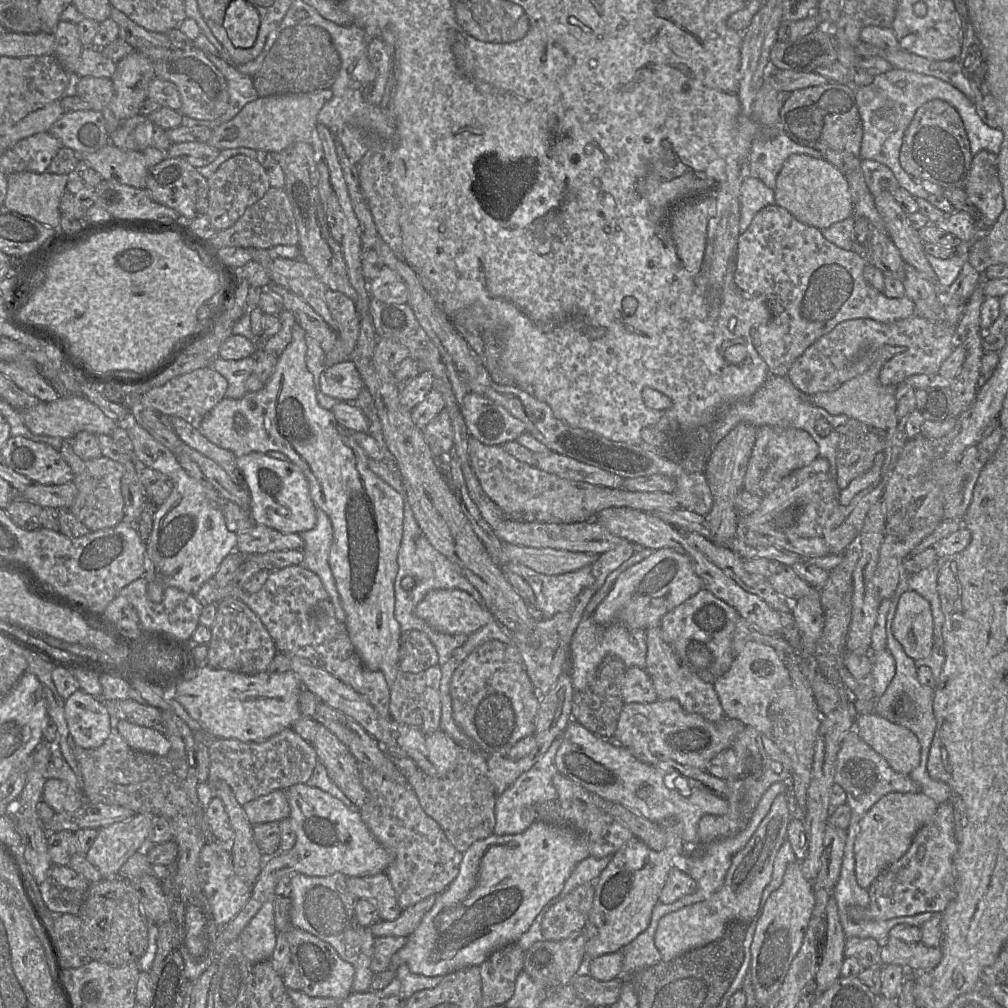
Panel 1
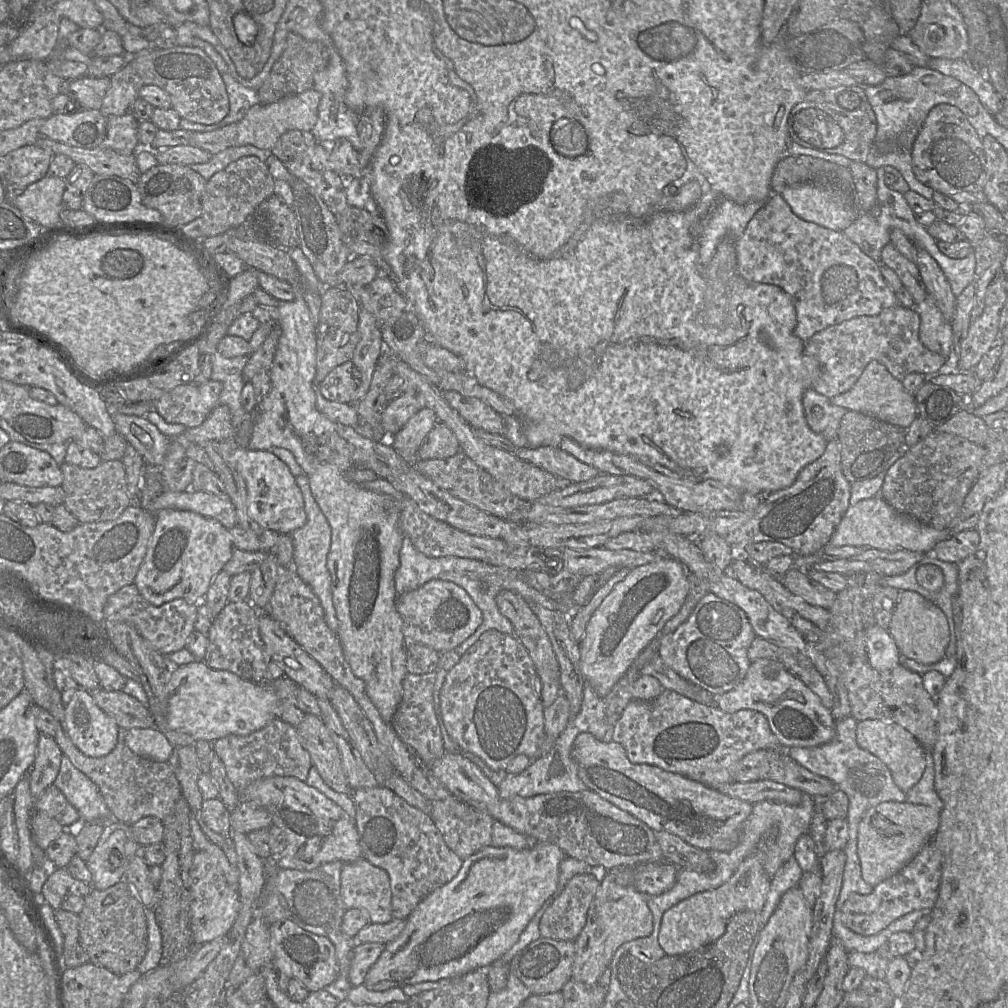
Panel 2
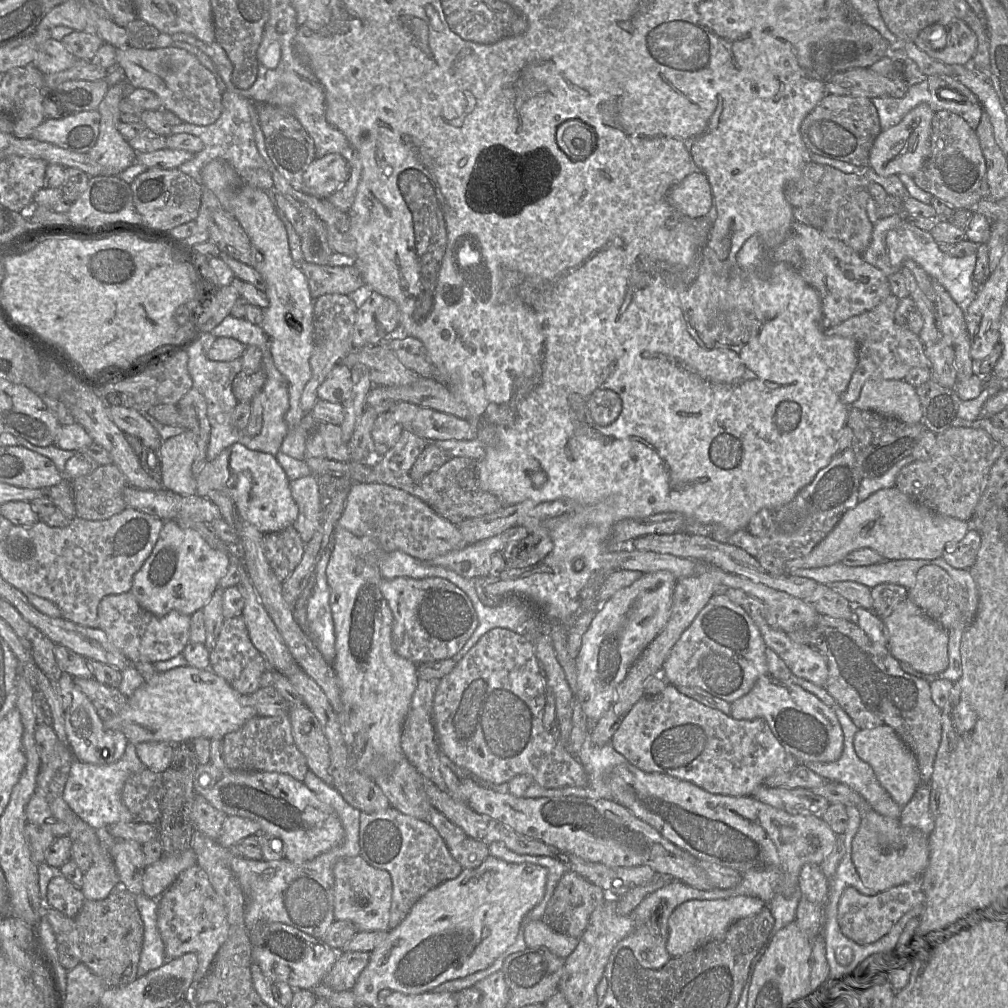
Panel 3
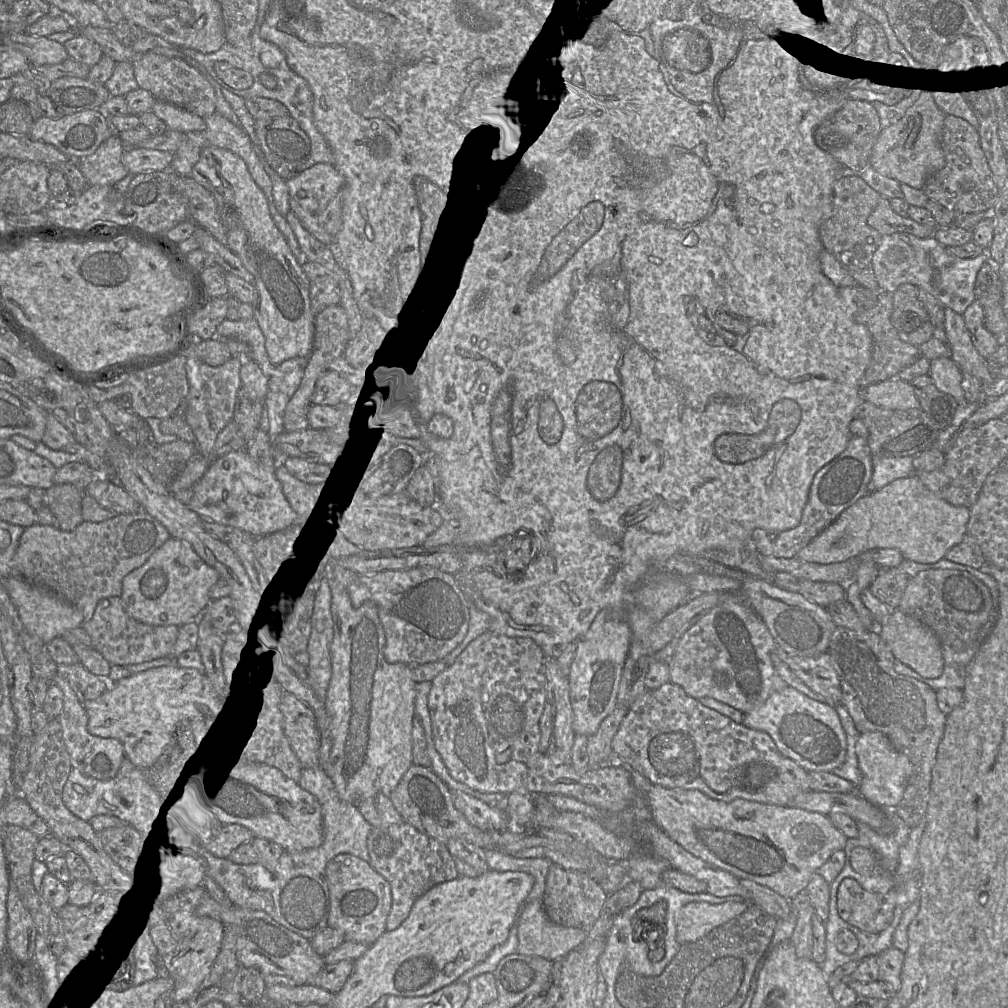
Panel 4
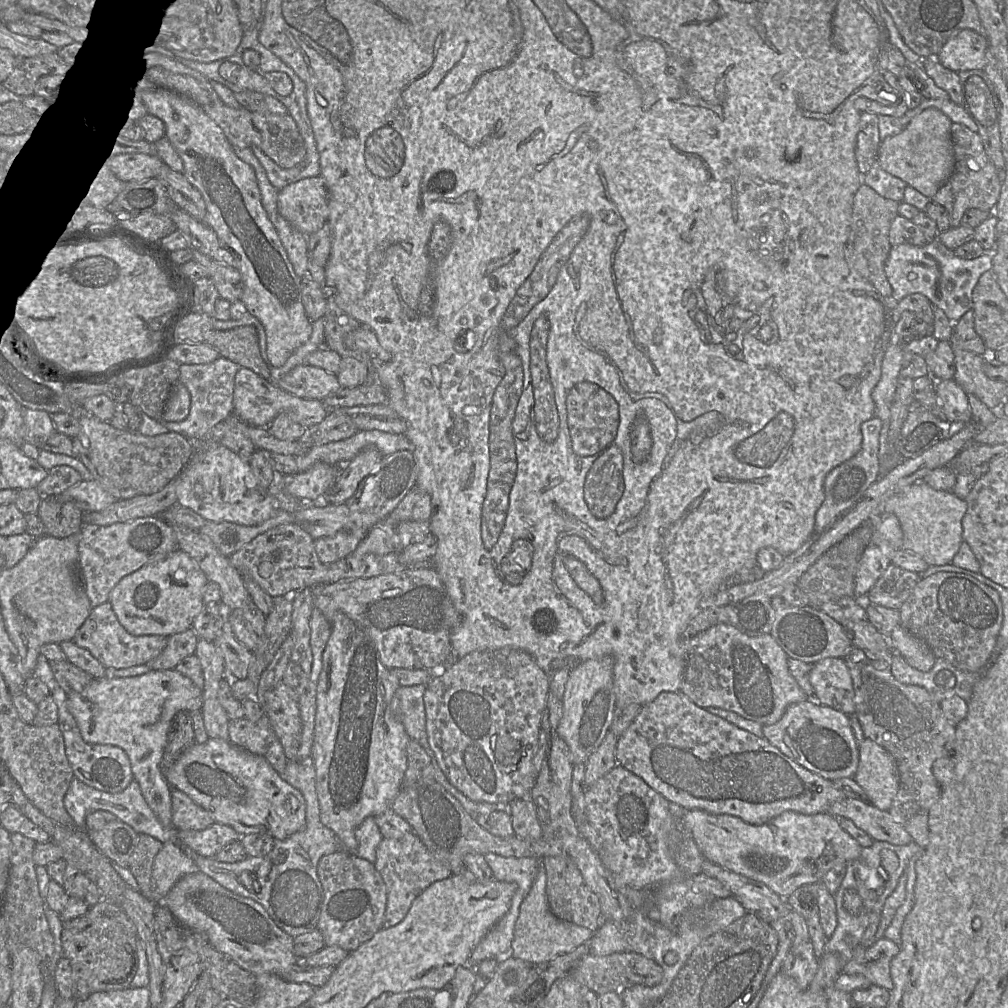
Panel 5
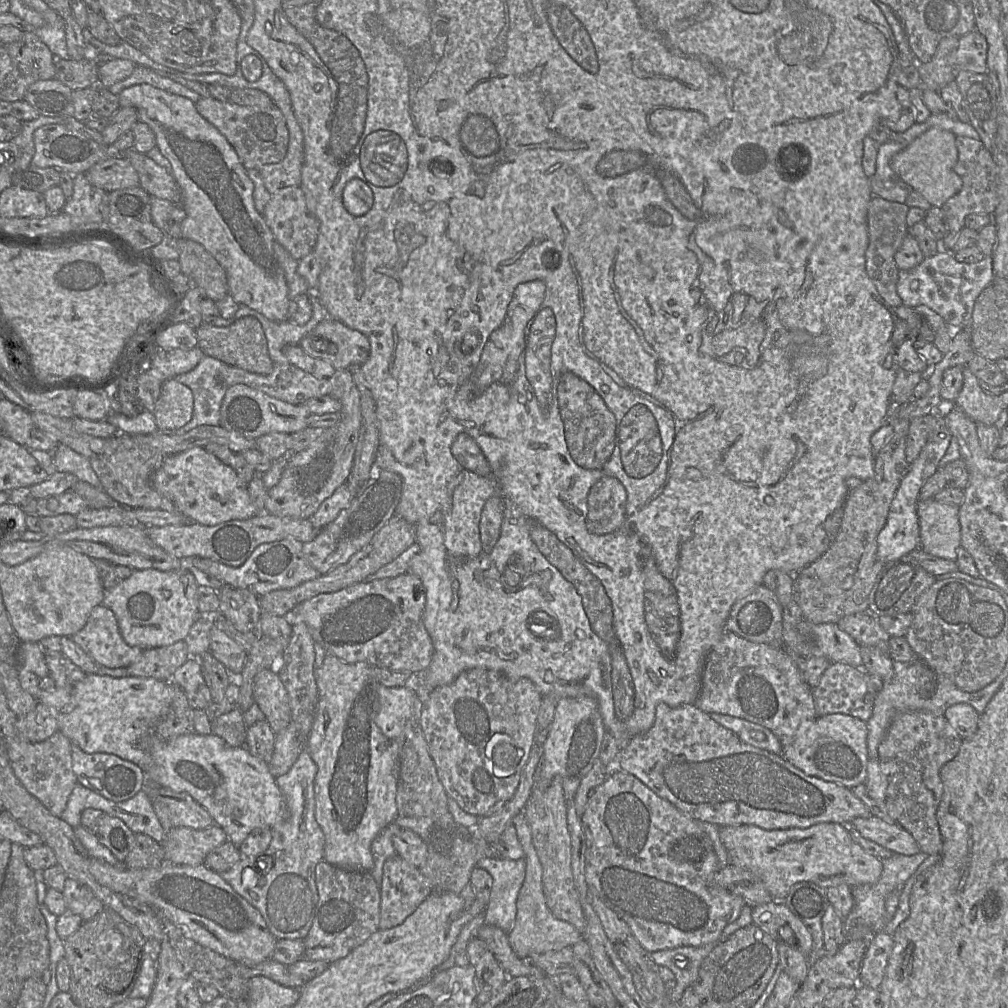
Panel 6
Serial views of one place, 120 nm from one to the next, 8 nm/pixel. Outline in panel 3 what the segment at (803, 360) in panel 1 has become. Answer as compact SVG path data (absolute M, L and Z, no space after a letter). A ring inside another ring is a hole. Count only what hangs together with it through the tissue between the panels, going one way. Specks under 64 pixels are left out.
M892 294L870 311L852 316L840 324L824 330L827 336L852 338L858 345L858 364L842 401L850 406L858 398L865 382L869 379L902 380L912 368L931 370L932 363L925 354L925 346L919 335L907 327L895 323L894 316L899 299Z

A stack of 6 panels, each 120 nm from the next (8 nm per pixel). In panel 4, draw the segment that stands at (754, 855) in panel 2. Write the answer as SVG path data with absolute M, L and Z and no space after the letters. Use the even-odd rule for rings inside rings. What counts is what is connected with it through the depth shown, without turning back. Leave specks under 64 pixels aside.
M705 901L686 904L677 915L676 939L682 946L705 937L714 929L741 915L749 901L710 904Z

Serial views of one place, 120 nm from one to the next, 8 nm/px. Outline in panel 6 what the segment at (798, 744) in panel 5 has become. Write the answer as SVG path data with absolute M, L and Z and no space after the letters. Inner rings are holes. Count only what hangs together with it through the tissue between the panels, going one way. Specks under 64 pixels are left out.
M828 714L802 724L792 742L782 745L781 755L809 776L853 788L864 784L867 778L867 736L866 722L850 715Z

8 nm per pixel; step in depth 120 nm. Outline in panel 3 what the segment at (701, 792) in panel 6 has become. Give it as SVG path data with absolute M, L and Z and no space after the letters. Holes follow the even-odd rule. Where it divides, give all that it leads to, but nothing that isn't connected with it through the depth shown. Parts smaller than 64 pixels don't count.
M670 683L656 695L644 695L624 718L610 743L644 772L667 774L721 795L752 796L768 777L790 771L798 764L763 718L734 719L682 694Z

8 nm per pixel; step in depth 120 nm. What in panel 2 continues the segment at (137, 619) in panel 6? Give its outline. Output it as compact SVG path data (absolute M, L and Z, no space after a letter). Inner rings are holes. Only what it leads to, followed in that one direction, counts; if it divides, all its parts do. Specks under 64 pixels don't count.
M163 509L155 514L155 528L134 584L154 606L179 598L198 605L233 549L229 530L219 521L190 511Z

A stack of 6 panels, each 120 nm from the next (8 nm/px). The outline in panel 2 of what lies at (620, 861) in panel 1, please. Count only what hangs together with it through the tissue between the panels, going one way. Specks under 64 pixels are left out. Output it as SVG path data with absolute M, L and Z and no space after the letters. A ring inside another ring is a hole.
M614 870L601 874L599 888L587 913L587 922L575 940L575 955L571 979L588 985L598 983L599 977L610 966L617 949L626 942L649 936L653 931L653 915L648 907L648 897L633 886L620 885L613 879Z

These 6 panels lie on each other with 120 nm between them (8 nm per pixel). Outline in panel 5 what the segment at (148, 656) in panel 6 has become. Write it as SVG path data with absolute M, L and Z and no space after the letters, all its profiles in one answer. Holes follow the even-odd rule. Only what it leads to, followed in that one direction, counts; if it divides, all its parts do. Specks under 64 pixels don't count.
M192 627L174 634L168 638L167 645L161 654L146 665L151 666L152 670L172 670L182 659L195 654L198 640Z

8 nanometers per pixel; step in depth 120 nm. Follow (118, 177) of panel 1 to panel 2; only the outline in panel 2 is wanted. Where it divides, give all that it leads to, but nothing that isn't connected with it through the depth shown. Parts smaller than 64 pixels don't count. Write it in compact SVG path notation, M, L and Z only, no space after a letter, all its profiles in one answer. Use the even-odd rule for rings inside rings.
M40 137L36 144L49 149L54 155L66 155L76 164L86 165L95 175L117 176L134 184L137 184L141 175L135 154L122 155L107 147L78 148L46 137Z

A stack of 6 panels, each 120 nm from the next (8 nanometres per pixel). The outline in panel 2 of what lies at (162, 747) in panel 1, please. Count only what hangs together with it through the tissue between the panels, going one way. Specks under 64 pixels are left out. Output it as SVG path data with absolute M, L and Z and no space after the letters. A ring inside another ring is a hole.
M156 727L128 729L125 745L136 755L157 762L167 762L172 753L168 739Z

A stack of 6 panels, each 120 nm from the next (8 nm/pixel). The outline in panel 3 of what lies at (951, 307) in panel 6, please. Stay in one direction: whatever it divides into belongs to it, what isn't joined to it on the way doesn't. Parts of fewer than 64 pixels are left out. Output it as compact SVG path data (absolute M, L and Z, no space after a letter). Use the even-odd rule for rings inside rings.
M905 213L895 214L877 220L873 225L872 239L862 254L862 259L880 269L886 277L897 273L903 267L906 259L915 261L931 278L940 283L952 299L961 307L965 307L976 293L973 273L977 263L977 255L956 258L947 255L939 248L929 232L919 229L907 221Z

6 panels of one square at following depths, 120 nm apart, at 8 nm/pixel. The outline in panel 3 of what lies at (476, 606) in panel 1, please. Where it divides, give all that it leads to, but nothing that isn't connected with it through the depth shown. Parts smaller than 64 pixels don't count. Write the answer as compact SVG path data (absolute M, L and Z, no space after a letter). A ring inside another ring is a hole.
M394 575L383 578L381 590L393 614L393 648L397 654L416 662L452 658L478 626L478 617L471 599L448 578Z

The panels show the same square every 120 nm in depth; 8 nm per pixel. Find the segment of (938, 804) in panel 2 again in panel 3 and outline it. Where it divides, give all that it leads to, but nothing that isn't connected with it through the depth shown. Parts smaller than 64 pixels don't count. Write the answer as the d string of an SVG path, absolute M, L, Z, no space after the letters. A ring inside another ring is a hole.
M921 783L907 804L901 807L899 818L903 826L920 830L929 835L934 828L934 819L930 812L930 787Z

